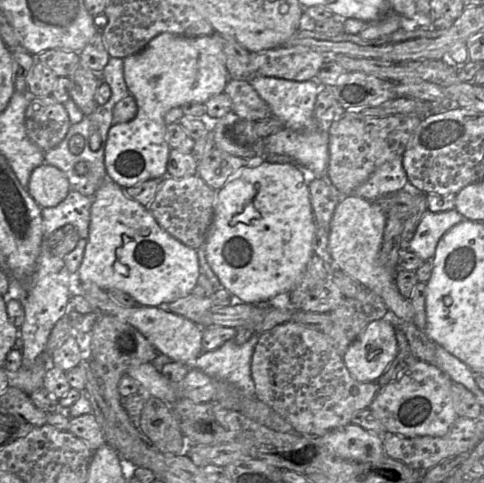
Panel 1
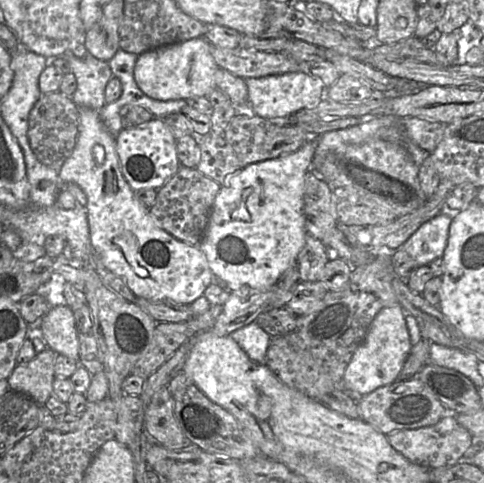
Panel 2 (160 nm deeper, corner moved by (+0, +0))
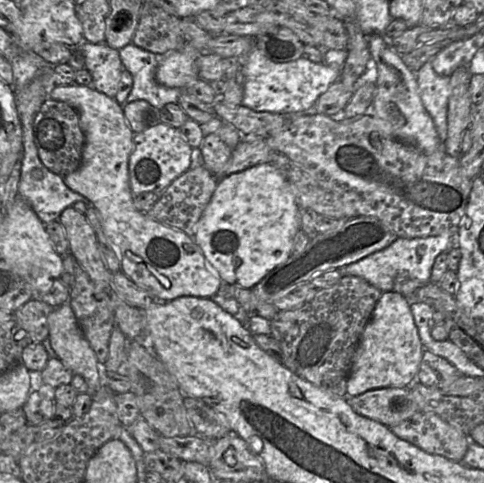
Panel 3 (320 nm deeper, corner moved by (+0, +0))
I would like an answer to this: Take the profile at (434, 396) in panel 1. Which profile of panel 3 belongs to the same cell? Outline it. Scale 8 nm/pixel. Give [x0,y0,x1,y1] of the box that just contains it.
[346,387,421,428]

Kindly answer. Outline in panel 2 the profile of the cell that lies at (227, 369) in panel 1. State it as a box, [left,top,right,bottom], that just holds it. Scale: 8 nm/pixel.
[230,321,272,364]

